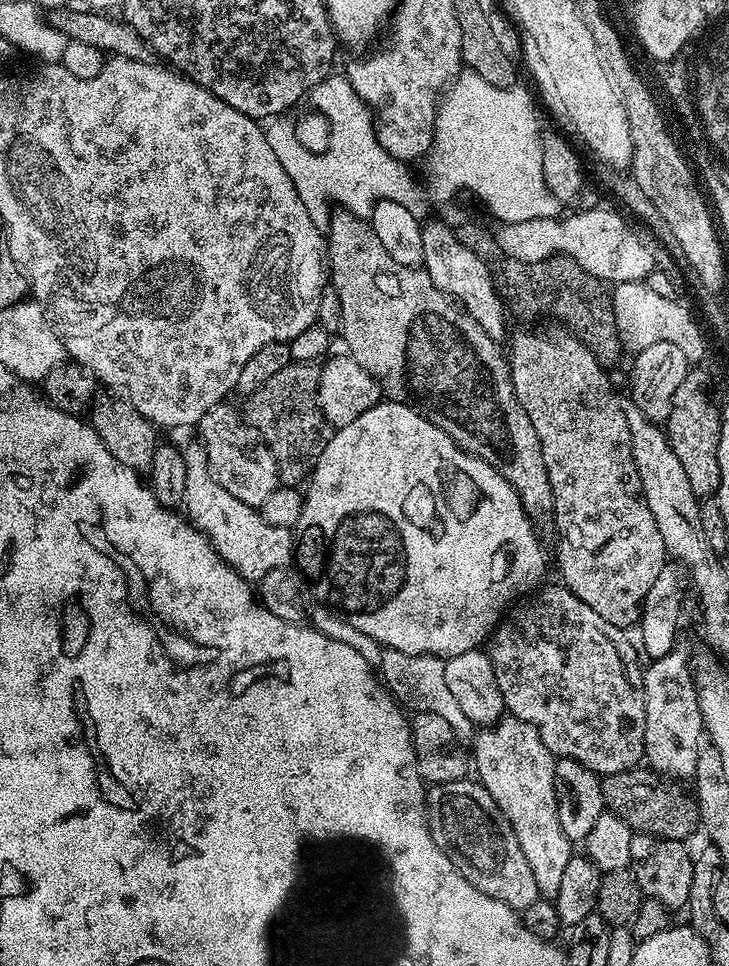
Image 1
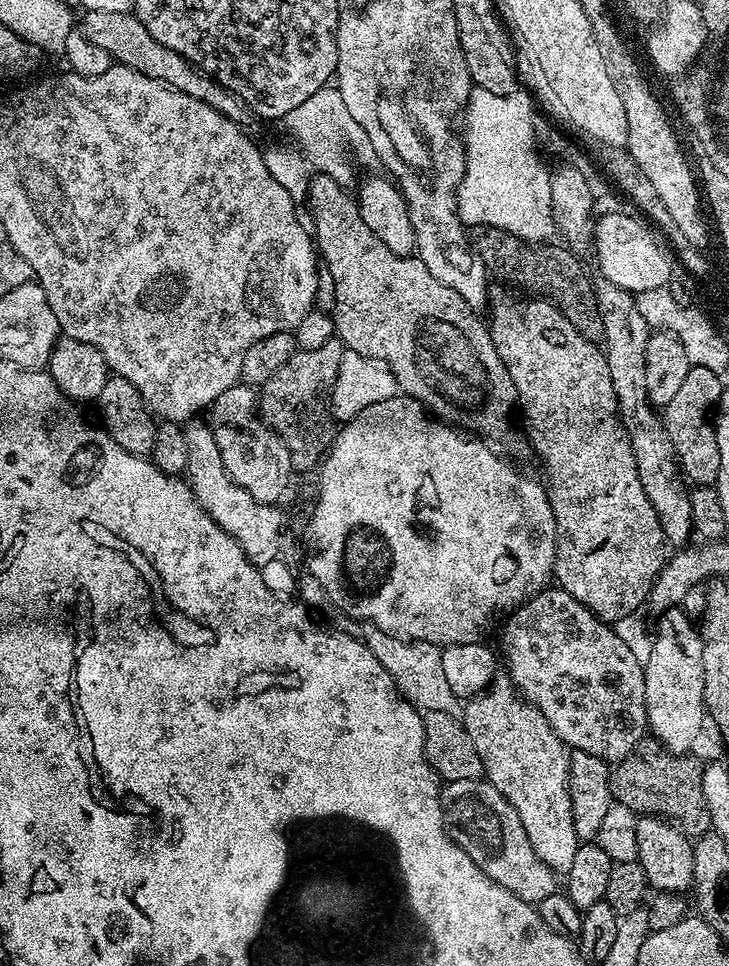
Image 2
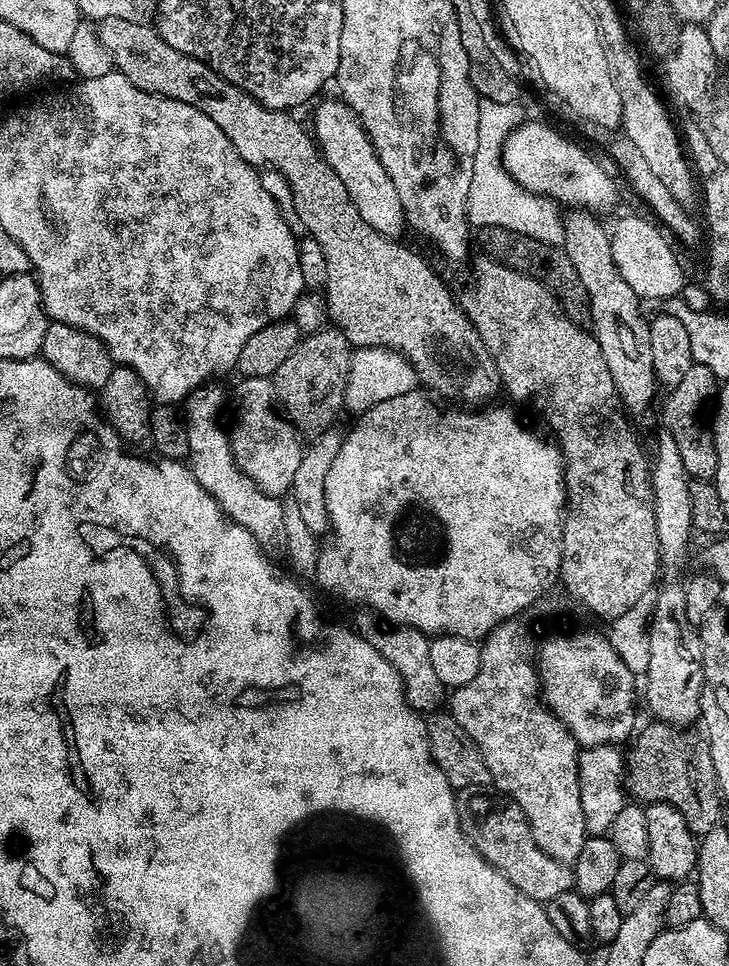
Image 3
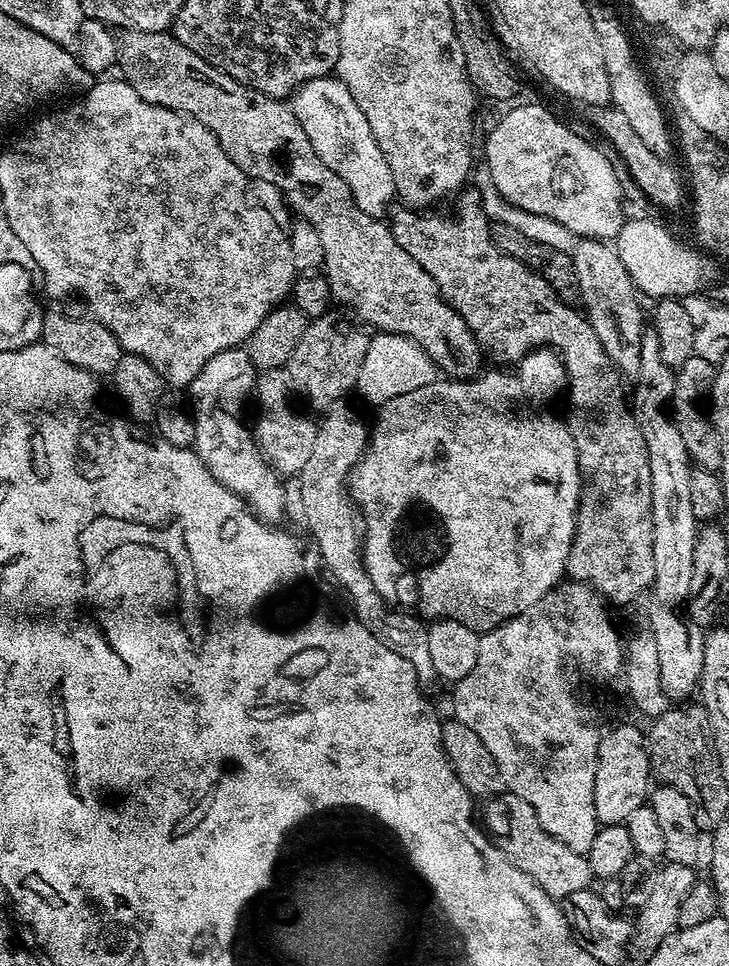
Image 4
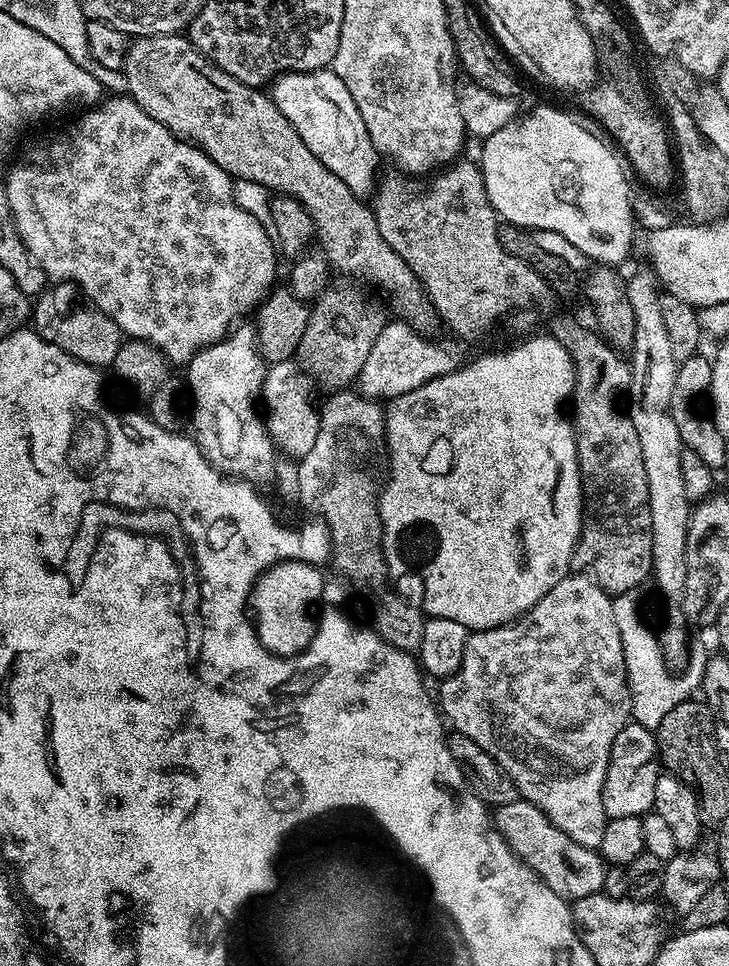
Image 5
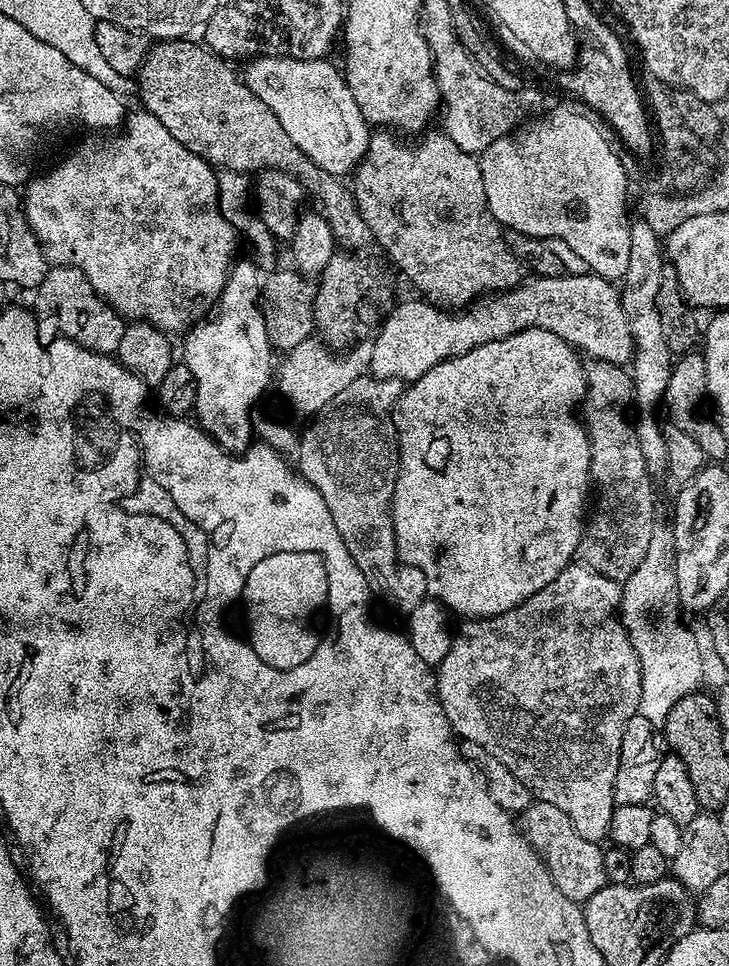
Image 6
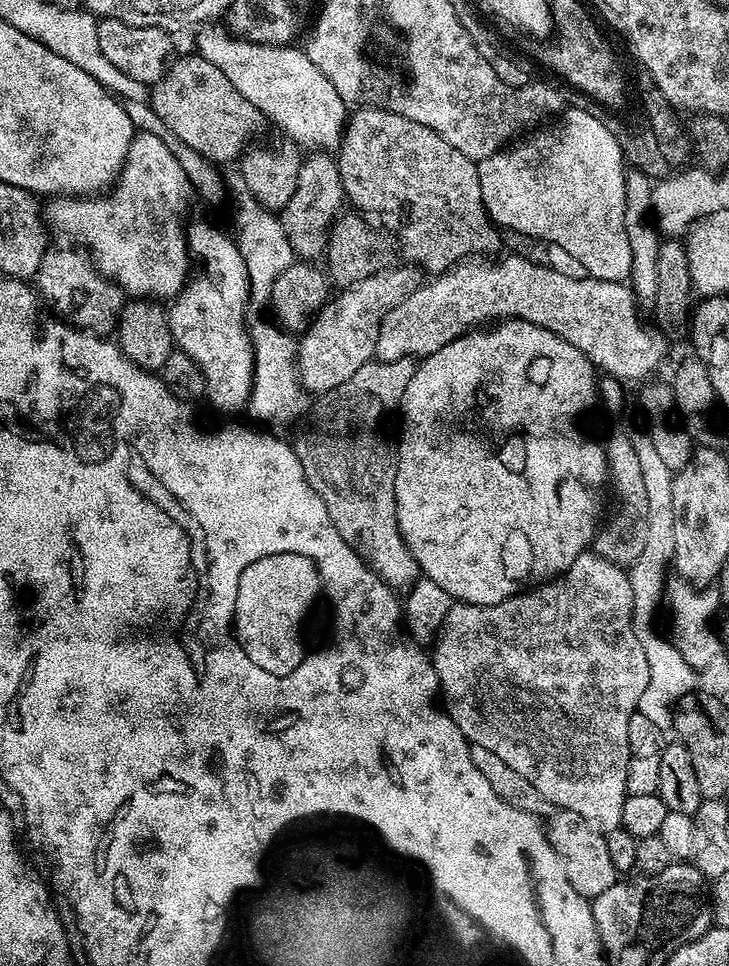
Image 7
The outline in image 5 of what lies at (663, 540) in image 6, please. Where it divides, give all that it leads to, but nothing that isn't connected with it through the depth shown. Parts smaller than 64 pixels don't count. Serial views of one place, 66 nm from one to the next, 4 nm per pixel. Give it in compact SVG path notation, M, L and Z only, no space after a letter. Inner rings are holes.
M639 589L619 593L612 602L614 606L614 622L618 626L618 634L622 638L622 654L624 665L628 675L628 689L630 690L630 702L632 703L631 719L637 724L655 729L674 710L674 706L689 699L692 692L701 687L704 679L704 665L706 656L693 651L687 657L686 667L675 676L673 669L664 659L664 651L660 649L659 635L648 625L648 616L644 613L642 592Z

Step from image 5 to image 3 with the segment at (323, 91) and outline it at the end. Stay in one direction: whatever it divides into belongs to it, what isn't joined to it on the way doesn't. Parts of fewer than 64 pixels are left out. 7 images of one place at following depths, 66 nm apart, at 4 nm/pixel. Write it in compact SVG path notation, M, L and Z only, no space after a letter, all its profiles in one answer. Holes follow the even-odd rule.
M321 99L315 105L316 117L313 118L311 127L314 129L314 140L319 147L320 155L332 167L334 174L342 178L342 186L346 186L350 202L354 202L358 214L362 214L362 222L374 226L374 230L378 230L378 234L383 236L403 237L403 232L406 232L406 221L402 202L394 190L394 182L390 182L390 174L386 174L386 166L382 166L359 118L343 99L335 99Z

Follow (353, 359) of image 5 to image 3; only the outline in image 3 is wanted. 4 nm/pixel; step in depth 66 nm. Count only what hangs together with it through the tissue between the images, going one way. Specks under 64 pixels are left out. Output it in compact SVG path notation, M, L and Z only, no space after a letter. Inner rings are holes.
M335 326L324 328L321 332L305 335L300 344L278 366L274 377L276 394L282 405L283 415L296 427L304 438L315 438L329 431L336 415L344 408L346 378L350 370L350 358L354 346Z

